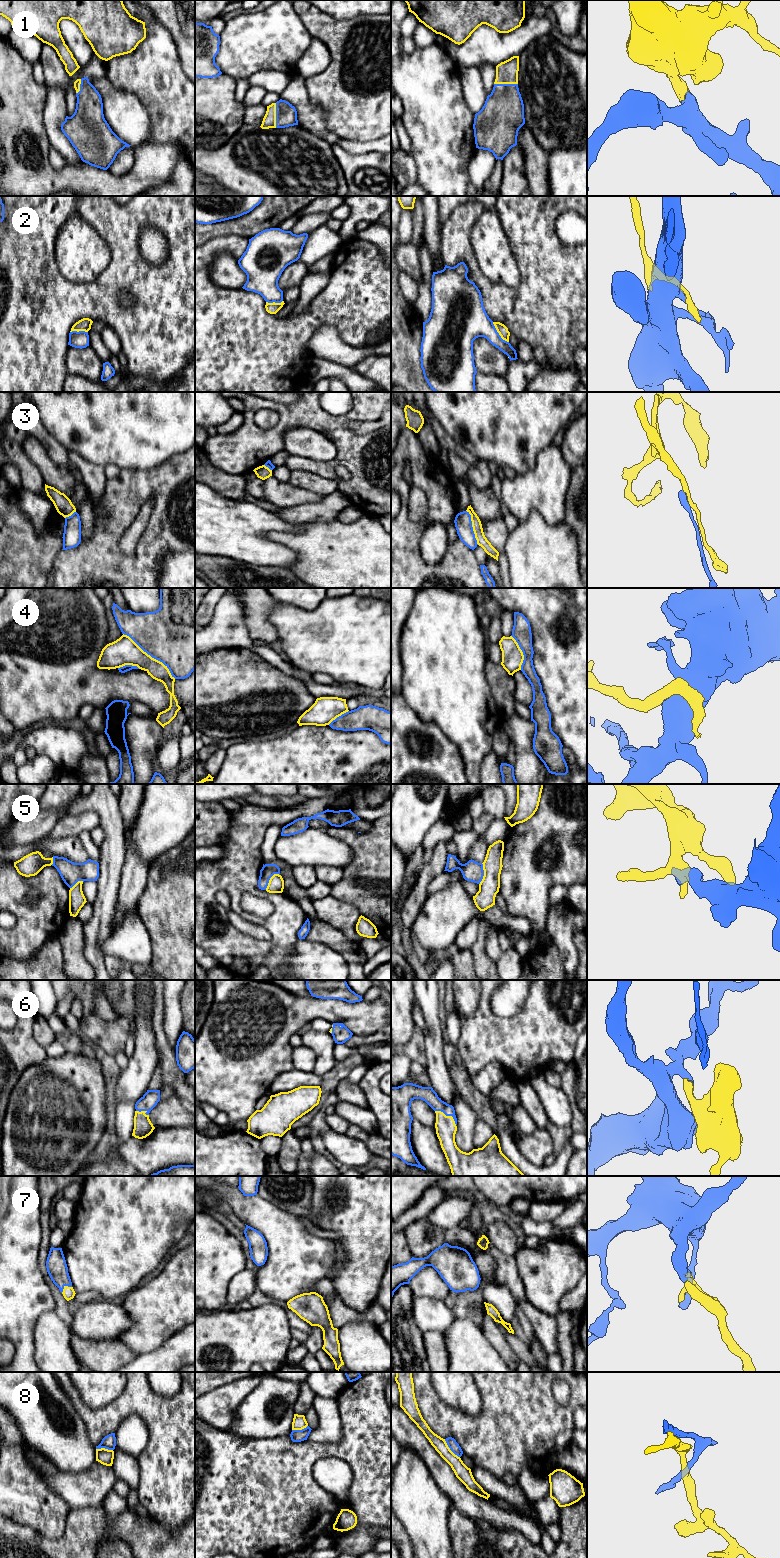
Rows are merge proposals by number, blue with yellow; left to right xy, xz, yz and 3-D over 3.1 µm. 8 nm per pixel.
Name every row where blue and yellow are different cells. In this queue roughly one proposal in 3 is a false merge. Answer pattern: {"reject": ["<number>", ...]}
{"reject": ["2", "3", "4", "5"]}

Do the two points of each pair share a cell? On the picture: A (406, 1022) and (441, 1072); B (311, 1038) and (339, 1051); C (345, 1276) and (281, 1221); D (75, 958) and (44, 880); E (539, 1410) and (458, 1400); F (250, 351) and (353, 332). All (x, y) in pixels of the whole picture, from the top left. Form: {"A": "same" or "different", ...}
{"A": "different", "B": "different", "C": "different", "D": "different", "E": "different", "F": "same"}

